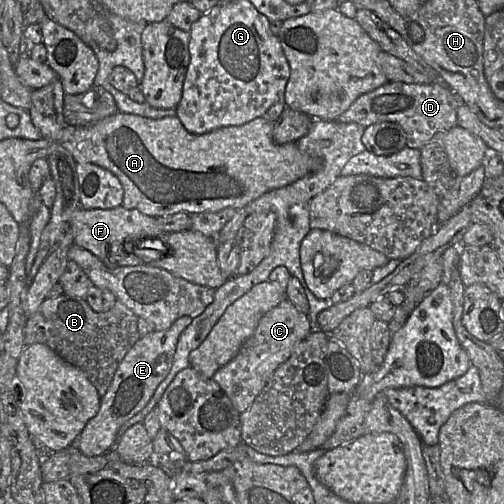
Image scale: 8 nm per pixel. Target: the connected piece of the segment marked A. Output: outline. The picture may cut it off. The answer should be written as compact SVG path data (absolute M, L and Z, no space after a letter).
M119 111L112 116L87 126L66 125L66 127L60 131L60 145L71 153L76 162L93 163L112 172L120 180L123 186L124 195L122 206L126 209L136 209L139 212L154 218L173 215L180 212L197 214L202 212L216 212L224 208L234 208L235 210L238 210L244 208L263 194L292 184L321 168L321 160L319 158L312 158L307 153L301 152L297 147L296 142L278 144L273 138L273 122L274 121L268 121L263 118L256 118L242 125L221 127L211 132L197 135L188 132L176 115L166 116L160 119L150 119Z

